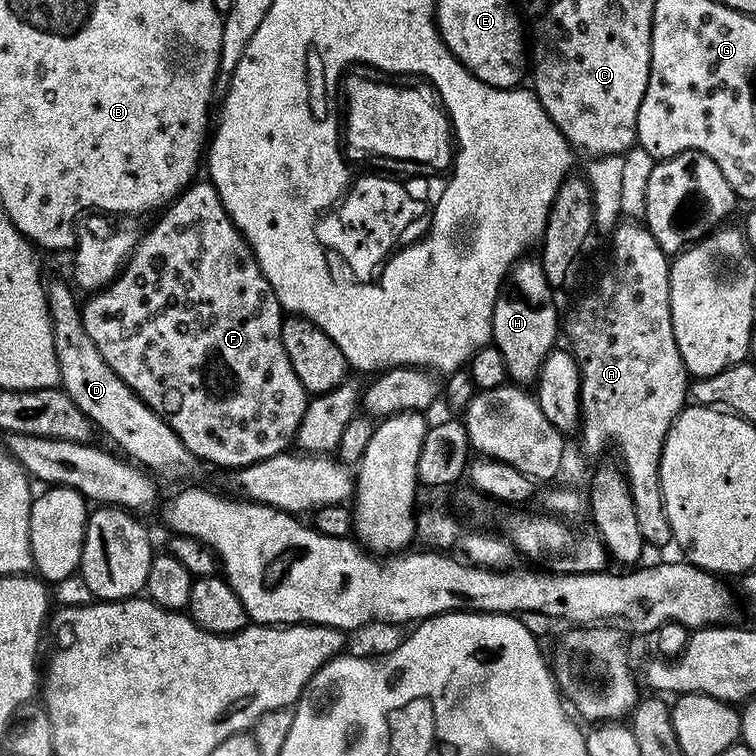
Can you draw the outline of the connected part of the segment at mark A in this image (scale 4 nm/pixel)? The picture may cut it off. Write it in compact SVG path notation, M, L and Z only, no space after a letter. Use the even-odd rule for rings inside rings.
M620 222L611 229L612 235L612 257L608 260L608 269L596 280L596 285L569 310L568 316L563 317L562 332L568 335L567 347L570 349L576 365L580 367L580 422L578 425L578 437L580 444L584 447L584 452L588 456L596 456L608 443L616 447L618 463L624 470L624 475L628 478L630 494L634 500L634 510L638 514L638 530L642 530L642 538L645 545L669 544L673 543L672 531L670 530L670 518L666 518L666 506L662 498L662 482L660 481L660 459L662 450L666 442L666 434L670 430L673 422L680 417L680 413L686 407L686 401L690 396L690 377L688 371L684 369L682 354L678 354L678 342L674 342L674 326L672 325L672 311L670 310L670 256L658 246L654 234L643 223L624 224Z

